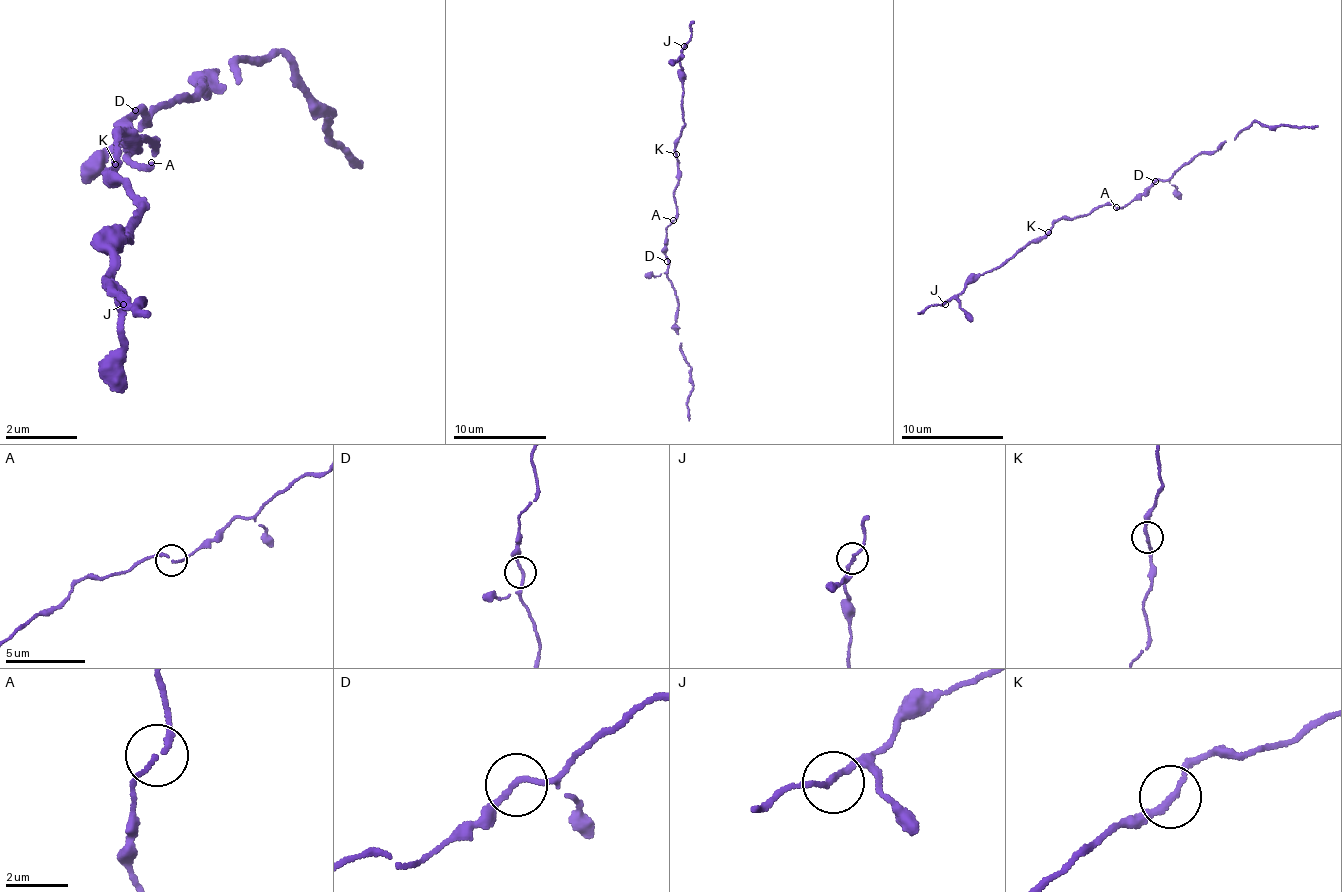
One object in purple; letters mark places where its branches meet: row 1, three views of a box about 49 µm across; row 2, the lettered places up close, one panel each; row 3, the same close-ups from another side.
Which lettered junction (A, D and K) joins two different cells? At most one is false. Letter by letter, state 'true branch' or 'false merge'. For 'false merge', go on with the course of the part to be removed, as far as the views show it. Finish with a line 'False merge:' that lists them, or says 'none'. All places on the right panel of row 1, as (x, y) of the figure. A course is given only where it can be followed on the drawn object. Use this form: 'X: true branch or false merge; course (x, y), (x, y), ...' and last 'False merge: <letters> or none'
A: true branch
D: true branch
K: true branch
False merge: none

